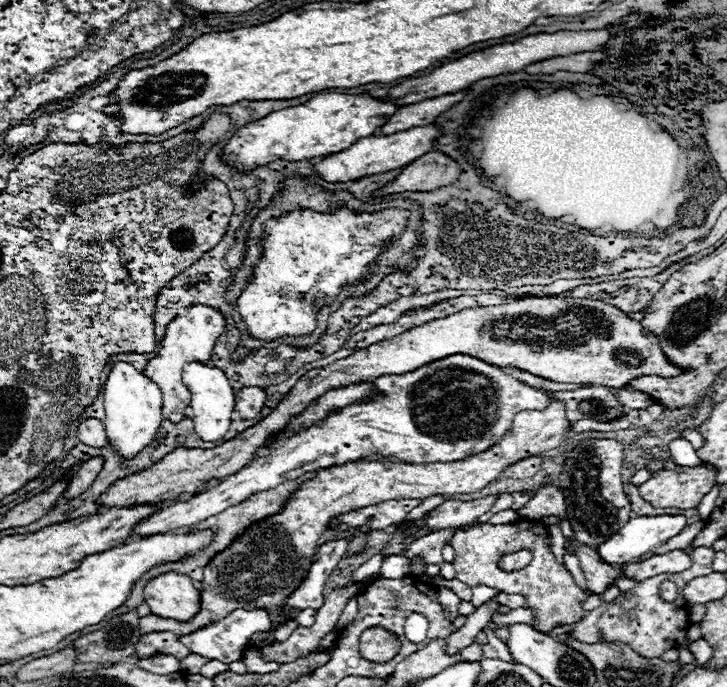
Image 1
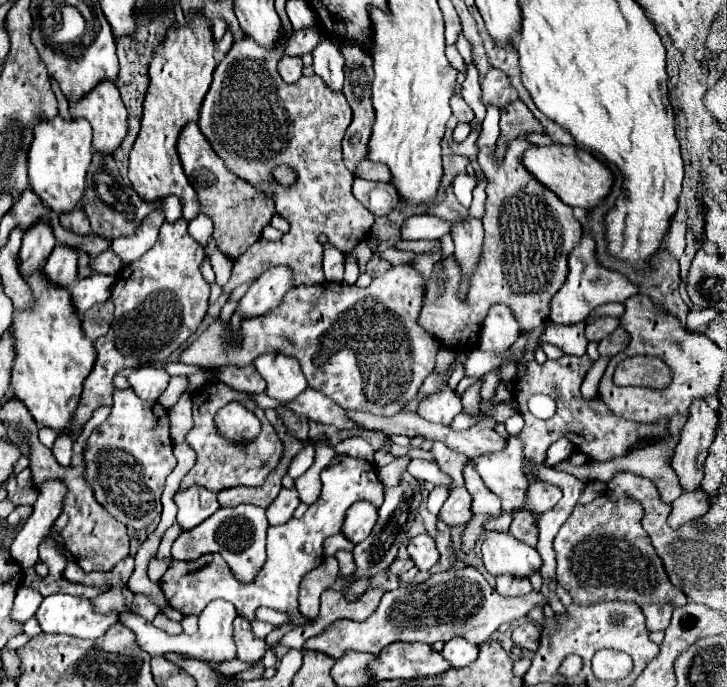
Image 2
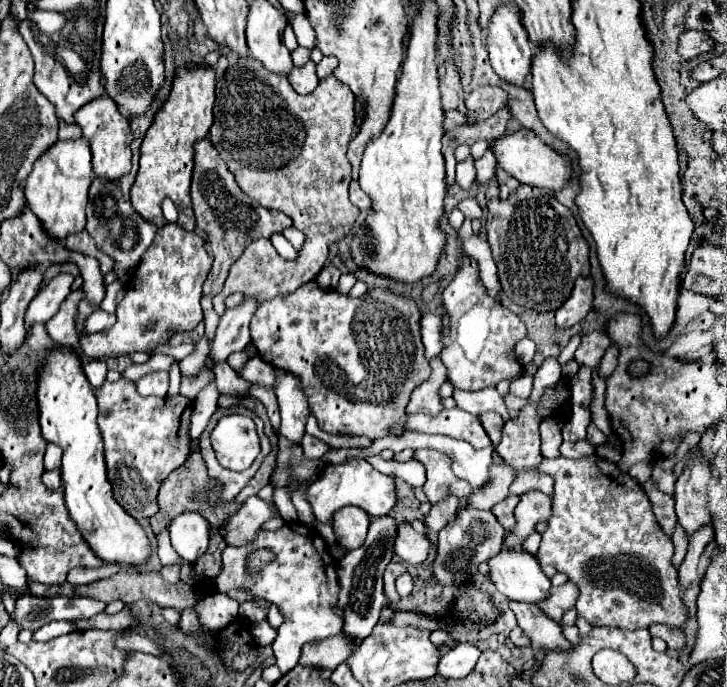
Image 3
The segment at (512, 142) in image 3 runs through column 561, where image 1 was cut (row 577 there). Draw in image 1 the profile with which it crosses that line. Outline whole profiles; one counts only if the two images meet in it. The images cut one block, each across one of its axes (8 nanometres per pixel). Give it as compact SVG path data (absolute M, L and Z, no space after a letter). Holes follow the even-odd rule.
M164 572L144 588L144 600L152 614L180 622L190 620L200 610L198 594L192 580L180 572Z

